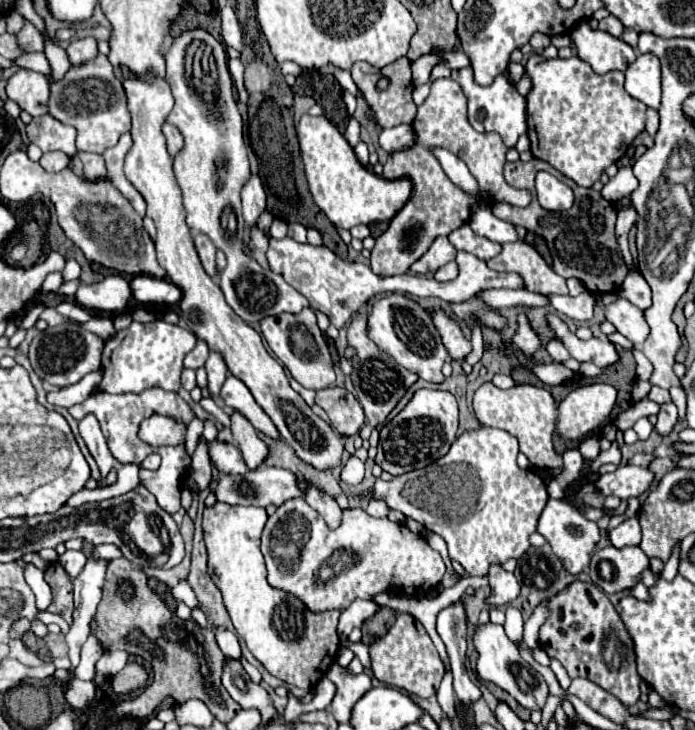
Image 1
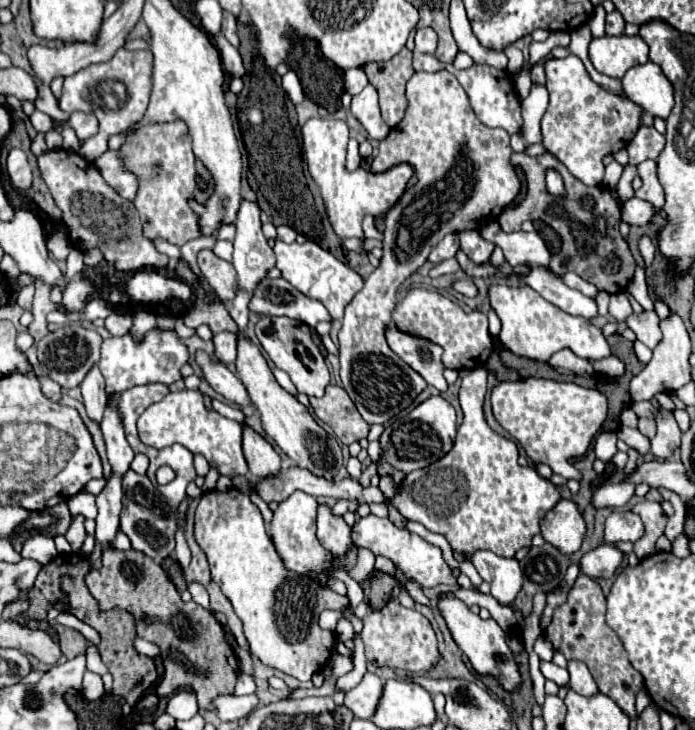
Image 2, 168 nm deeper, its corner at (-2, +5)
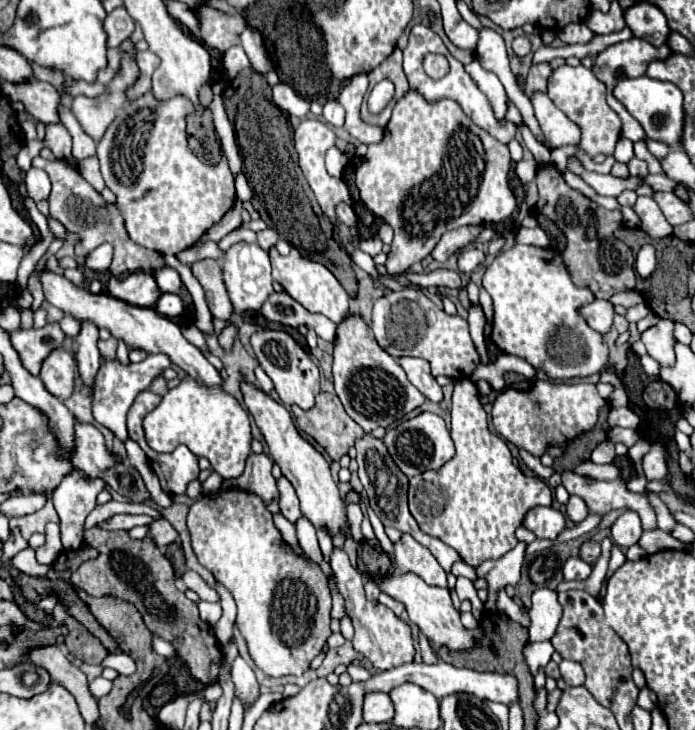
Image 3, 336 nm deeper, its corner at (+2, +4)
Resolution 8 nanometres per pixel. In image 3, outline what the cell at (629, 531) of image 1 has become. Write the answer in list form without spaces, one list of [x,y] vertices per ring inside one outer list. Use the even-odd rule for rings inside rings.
[[[622,511],[620,517],[612,523],[610,527],[612,531],[612,541],[618,545],[618,547],[630,547],[630,545],[636,545],[640,535],[642,535],[642,523],[640,523],[640,517],[636,511]]]

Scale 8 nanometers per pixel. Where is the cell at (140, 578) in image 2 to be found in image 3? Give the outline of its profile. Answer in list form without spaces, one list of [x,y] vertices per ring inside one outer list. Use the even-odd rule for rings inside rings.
[[[98,527],[88,529],[84,537],[88,545],[98,551],[98,557],[78,567],[72,575],[72,585],[84,589],[92,597],[112,595],[132,603],[140,611],[144,625],[154,635],[172,635],[176,655],[188,667],[190,675],[204,685],[210,685],[210,665],[222,665],[220,643],[216,641],[212,627],[198,617],[196,603],[186,599],[186,595],[174,587],[174,567],[160,553],[154,541],[134,541],[126,531],[104,531]]]

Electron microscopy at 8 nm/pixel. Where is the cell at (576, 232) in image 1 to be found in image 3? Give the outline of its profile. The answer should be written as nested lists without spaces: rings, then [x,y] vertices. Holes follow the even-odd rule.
[[[540,165],[536,171],[538,203],[534,209],[548,219],[552,219],[558,229],[566,235],[566,249],[562,251],[562,261],[576,287],[586,287],[596,299],[608,299],[614,293],[630,291],[636,285],[634,253],[630,247],[614,237],[614,231],[622,227],[622,211],[608,211],[592,203],[586,195],[566,185],[562,173],[552,165]]]

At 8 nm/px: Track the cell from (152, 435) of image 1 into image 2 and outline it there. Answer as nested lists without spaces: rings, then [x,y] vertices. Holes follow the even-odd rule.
[[[200,390],[170,392],[164,400],[146,408],[138,418],[138,432],[146,446],[160,450],[178,442],[192,454],[202,454],[212,468],[228,478],[248,474],[248,464],[242,454],[242,424],[220,416],[214,408],[206,408],[204,394]]]

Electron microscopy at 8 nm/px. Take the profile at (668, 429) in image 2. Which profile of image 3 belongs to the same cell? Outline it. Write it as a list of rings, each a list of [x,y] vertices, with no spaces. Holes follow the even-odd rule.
[[[650,441],[650,451],[644,455],[644,473],[648,481],[666,477],[666,445],[662,441]]]

